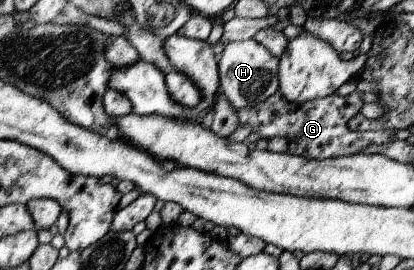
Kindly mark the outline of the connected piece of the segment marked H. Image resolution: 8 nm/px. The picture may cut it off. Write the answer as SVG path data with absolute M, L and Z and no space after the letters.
M253 38L228 43L218 57L220 88L235 111L254 107L279 91L279 59Z

